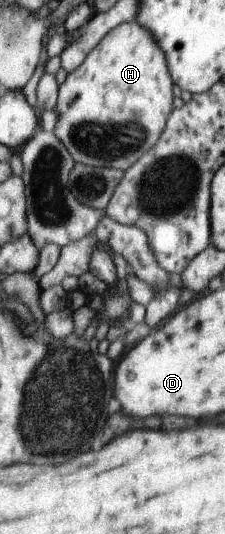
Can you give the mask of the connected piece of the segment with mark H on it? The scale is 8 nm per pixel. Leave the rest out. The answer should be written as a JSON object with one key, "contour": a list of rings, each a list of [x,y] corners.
{"contour":[[[134,21],[120,24],[116,26],[111,32],[108,32],[102,41],[86,56],[86,59],[74,73],[68,73],[66,81],[59,87],[59,101],[55,107],[58,112],[58,122],[56,122],[55,130],[56,137],[64,144],[68,153],[72,156],[75,163],[79,163],[90,167],[103,167],[126,171],[131,169],[140,158],[156,145],[160,134],[164,131],[167,124],[168,116],[174,109],[173,104],[173,81],[169,74],[167,61],[165,60],[163,51],[155,44],[155,40],[148,33],[148,30],[142,29],[138,23]]]}

